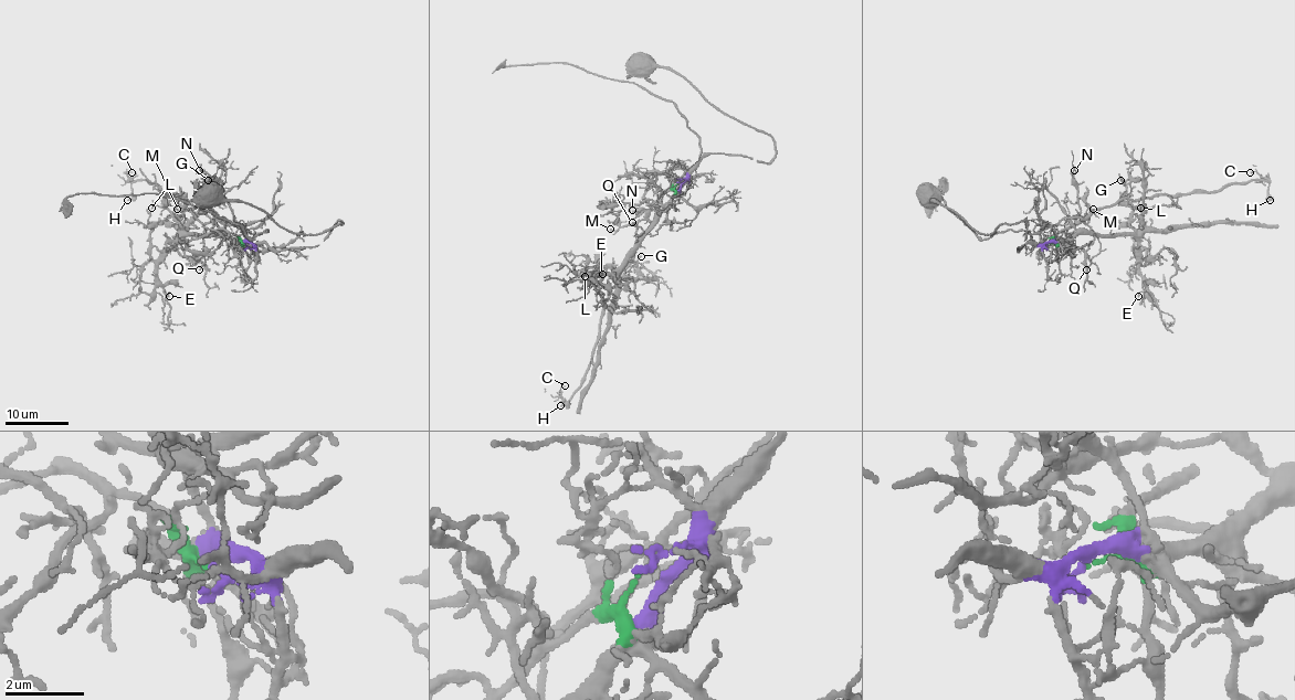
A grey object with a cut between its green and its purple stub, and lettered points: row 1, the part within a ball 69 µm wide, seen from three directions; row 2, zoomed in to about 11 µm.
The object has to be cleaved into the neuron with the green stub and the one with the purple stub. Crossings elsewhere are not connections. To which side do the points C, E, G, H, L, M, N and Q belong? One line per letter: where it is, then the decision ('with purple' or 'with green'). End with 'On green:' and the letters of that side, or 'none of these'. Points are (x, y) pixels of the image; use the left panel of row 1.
C: at (132, 172); with green
E: at (169, 296); with purple
G: at (208, 180); with purple
H: at (127, 200); with green
L: at (151, 208); with purple
M: at (177, 209); with green
N: at (199, 170); with green
Q: at (199, 269); with green
On green: C, H, M, N, Q

